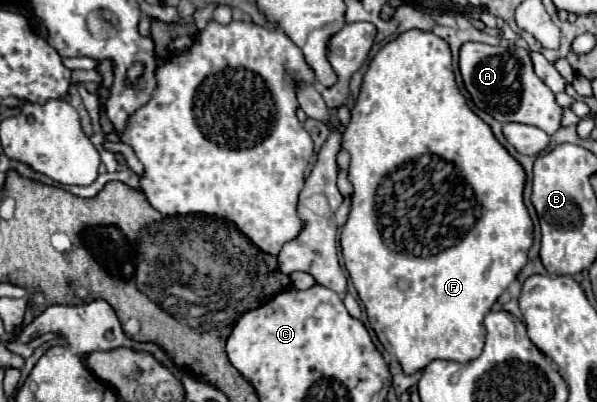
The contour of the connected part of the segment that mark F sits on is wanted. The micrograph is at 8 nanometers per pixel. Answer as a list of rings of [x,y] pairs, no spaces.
[[[410,30],[398,36],[396,40],[388,42],[370,62],[360,96],[356,106],[352,108],[352,120],[342,134],[342,148],[350,152],[350,166],[348,166],[348,180],[354,186],[352,194],[352,210],[348,214],[346,224],[342,226],[340,244],[344,252],[346,270],[358,290],[360,300],[366,306],[368,322],[376,332],[378,340],[388,352],[394,352],[396,360],[400,362],[404,374],[414,374],[432,360],[454,360],[454,362],[470,362],[482,354],[484,348],[484,316],[490,312],[492,304],[498,296],[508,288],[510,282],[516,280],[518,272],[526,266],[526,252],[532,246],[532,220],[522,200],[524,190],[524,168],[500,146],[494,138],[488,124],[484,124],[468,106],[466,100],[460,96],[454,72],[452,72],[452,56],[448,44],[422,30]]]

